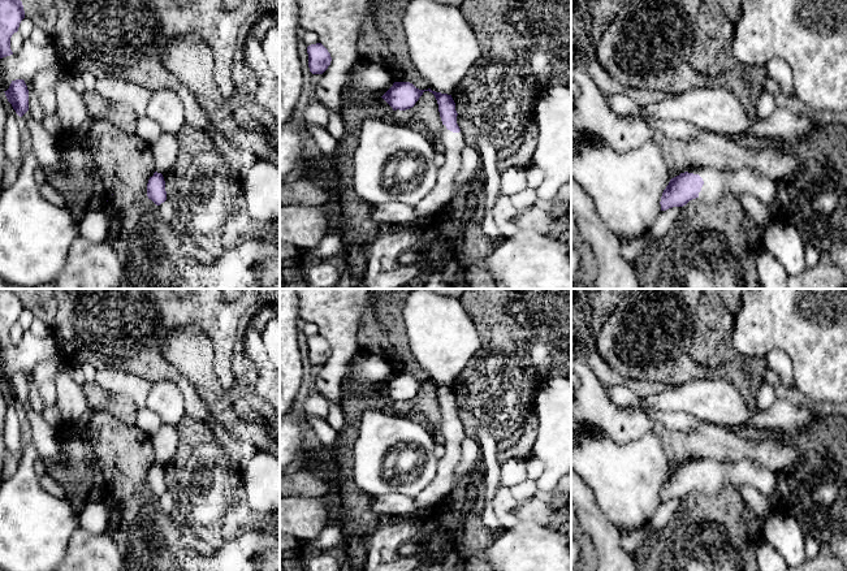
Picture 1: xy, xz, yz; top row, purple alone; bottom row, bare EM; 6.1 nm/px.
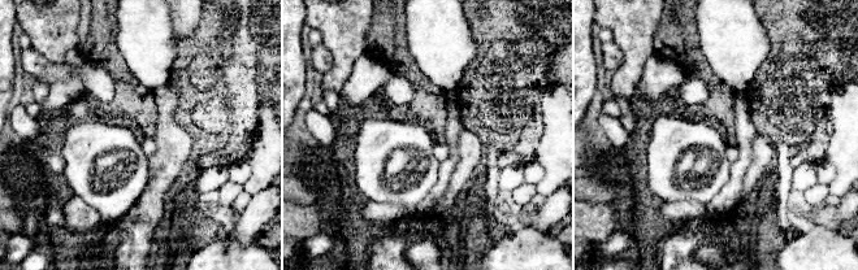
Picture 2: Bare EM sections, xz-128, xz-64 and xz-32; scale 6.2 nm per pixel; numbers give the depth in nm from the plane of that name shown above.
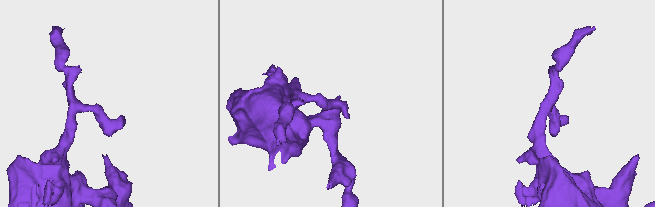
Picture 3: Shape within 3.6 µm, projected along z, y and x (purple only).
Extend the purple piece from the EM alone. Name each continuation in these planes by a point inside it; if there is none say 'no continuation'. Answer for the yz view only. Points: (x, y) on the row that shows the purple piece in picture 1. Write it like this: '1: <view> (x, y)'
1: yz (717, 185)

